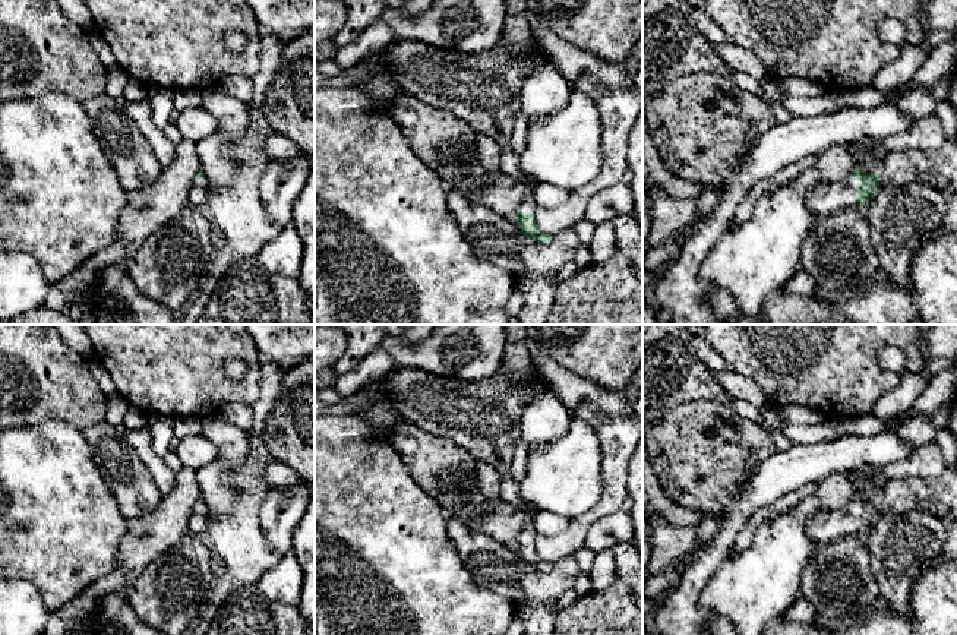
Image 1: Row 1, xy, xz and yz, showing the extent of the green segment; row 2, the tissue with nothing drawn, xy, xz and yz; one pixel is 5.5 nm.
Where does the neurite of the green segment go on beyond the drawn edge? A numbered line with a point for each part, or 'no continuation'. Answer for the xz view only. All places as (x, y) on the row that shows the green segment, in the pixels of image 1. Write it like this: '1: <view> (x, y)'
1: xz (527, 205)

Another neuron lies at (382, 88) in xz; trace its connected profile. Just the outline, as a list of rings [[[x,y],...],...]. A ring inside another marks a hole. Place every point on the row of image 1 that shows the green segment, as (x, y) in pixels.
[[[389,45],[369,53],[360,63],[369,76],[369,80],[356,86],[373,101],[373,108],[388,113],[389,105],[407,94],[405,89],[392,78],[389,67],[383,61],[383,54]]]

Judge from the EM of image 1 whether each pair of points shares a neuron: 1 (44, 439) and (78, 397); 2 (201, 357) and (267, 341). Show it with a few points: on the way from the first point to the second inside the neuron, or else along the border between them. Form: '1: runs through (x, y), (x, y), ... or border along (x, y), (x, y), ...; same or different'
1: border along (27, 425), (60, 419), (81, 432); different
2: border along (252, 340), (261, 356); different

